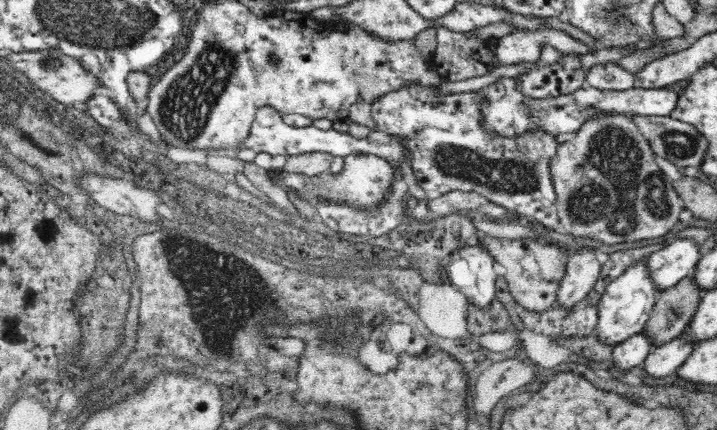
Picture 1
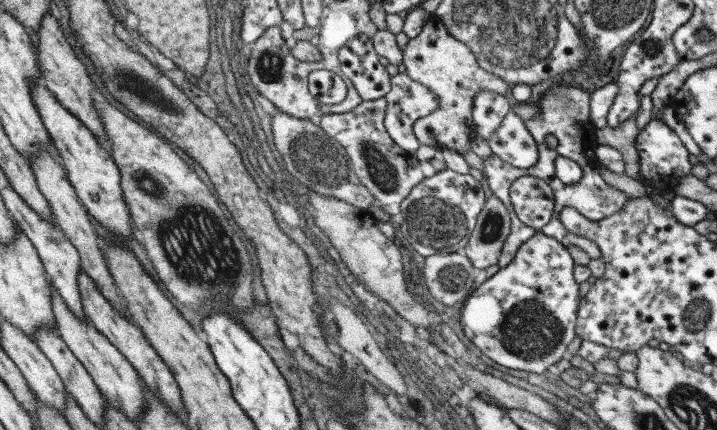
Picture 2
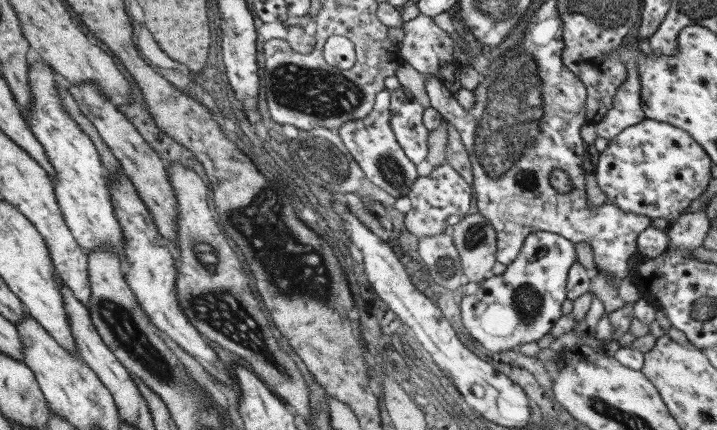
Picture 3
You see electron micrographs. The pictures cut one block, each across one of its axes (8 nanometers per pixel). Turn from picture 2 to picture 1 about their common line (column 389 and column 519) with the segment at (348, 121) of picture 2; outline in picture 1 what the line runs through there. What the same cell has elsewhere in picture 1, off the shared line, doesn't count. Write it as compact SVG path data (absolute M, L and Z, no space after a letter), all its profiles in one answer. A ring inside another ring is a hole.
M410 81L379 96L371 104L371 115L378 128L404 137L408 149L412 151L410 166L429 201L455 191L478 194L482 199L500 205L503 211L513 210L522 218L530 218L531 222L537 222L554 237L555 230L558 230L559 216L549 162L556 154L556 138L541 130L528 132L516 140L489 136L482 132L479 125L481 112L477 106L480 97L481 91L450 94L443 92L440 86L428 88L419 86L418 81Z

